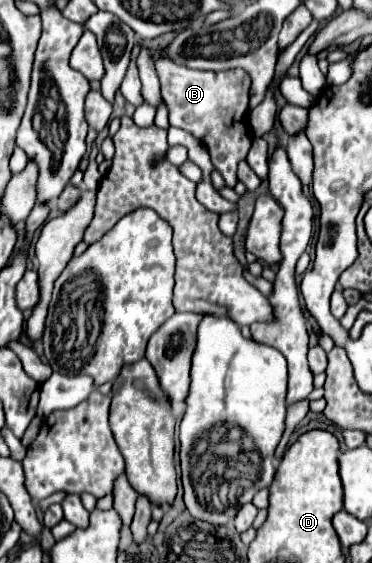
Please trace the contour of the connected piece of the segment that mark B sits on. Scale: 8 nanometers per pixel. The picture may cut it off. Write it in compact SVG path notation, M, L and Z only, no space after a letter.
M168 58L156 62L160 86L162 86L162 100L168 108L170 126L178 126L190 132L194 138L204 142L210 152L214 168L224 176L226 186L234 188L236 184L236 166L242 158L246 158L252 138L246 136L248 128L238 126L246 118L248 106L248 90L250 90L250 76L242 68L234 70L192 70L186 66L178 66Z

